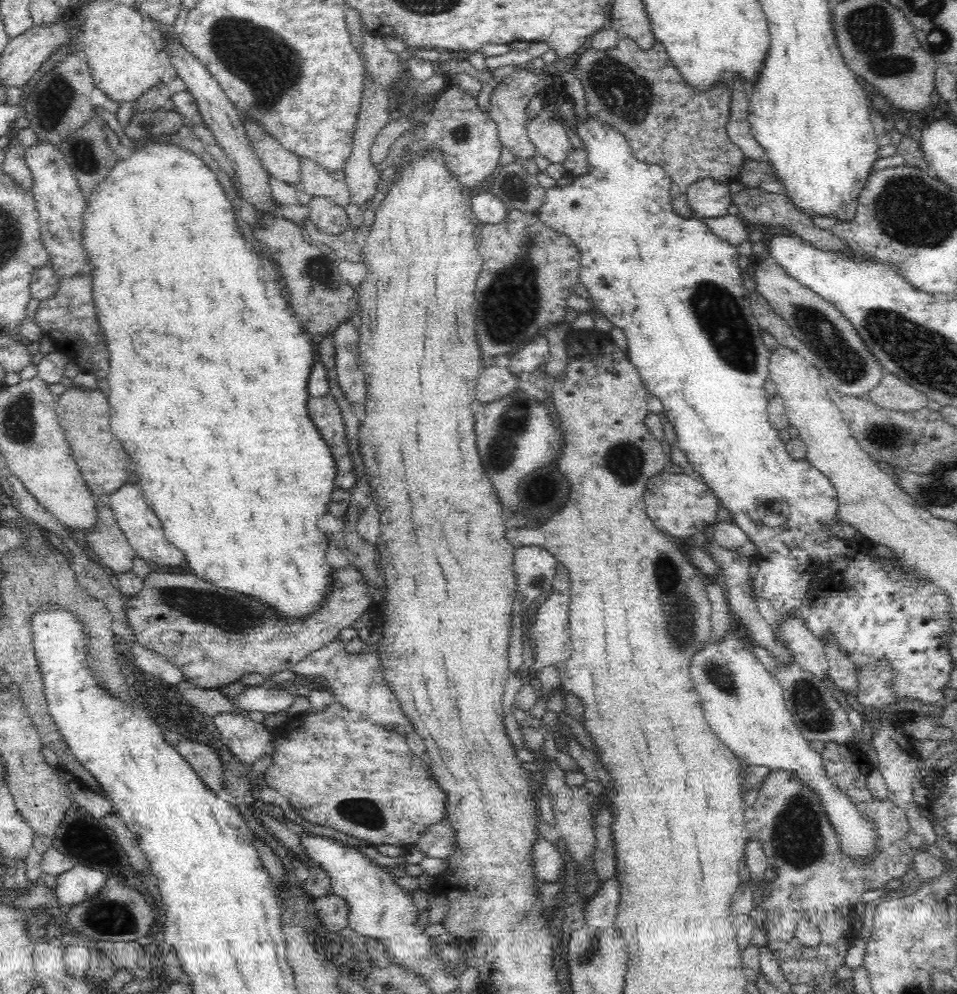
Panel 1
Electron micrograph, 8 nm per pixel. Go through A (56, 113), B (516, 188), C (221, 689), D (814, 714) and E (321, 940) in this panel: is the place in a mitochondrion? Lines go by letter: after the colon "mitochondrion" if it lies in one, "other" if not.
A: mitochondrion
B: mitochondrion
C: other
D: mitochondrion
E: other

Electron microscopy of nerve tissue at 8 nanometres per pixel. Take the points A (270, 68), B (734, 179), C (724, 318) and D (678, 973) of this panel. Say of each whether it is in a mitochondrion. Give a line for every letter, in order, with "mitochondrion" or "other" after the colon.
A: mitochondrion
B: other
C: mitochondrion
D: other

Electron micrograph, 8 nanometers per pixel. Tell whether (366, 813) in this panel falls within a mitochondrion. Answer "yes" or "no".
yes

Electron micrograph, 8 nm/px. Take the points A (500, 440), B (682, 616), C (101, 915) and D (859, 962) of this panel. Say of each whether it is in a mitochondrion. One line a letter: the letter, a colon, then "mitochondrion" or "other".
A: mitochondrion
B: mitochondrion
C: mitochondrion
D: other

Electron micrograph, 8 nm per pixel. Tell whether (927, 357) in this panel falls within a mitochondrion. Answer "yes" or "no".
yes

